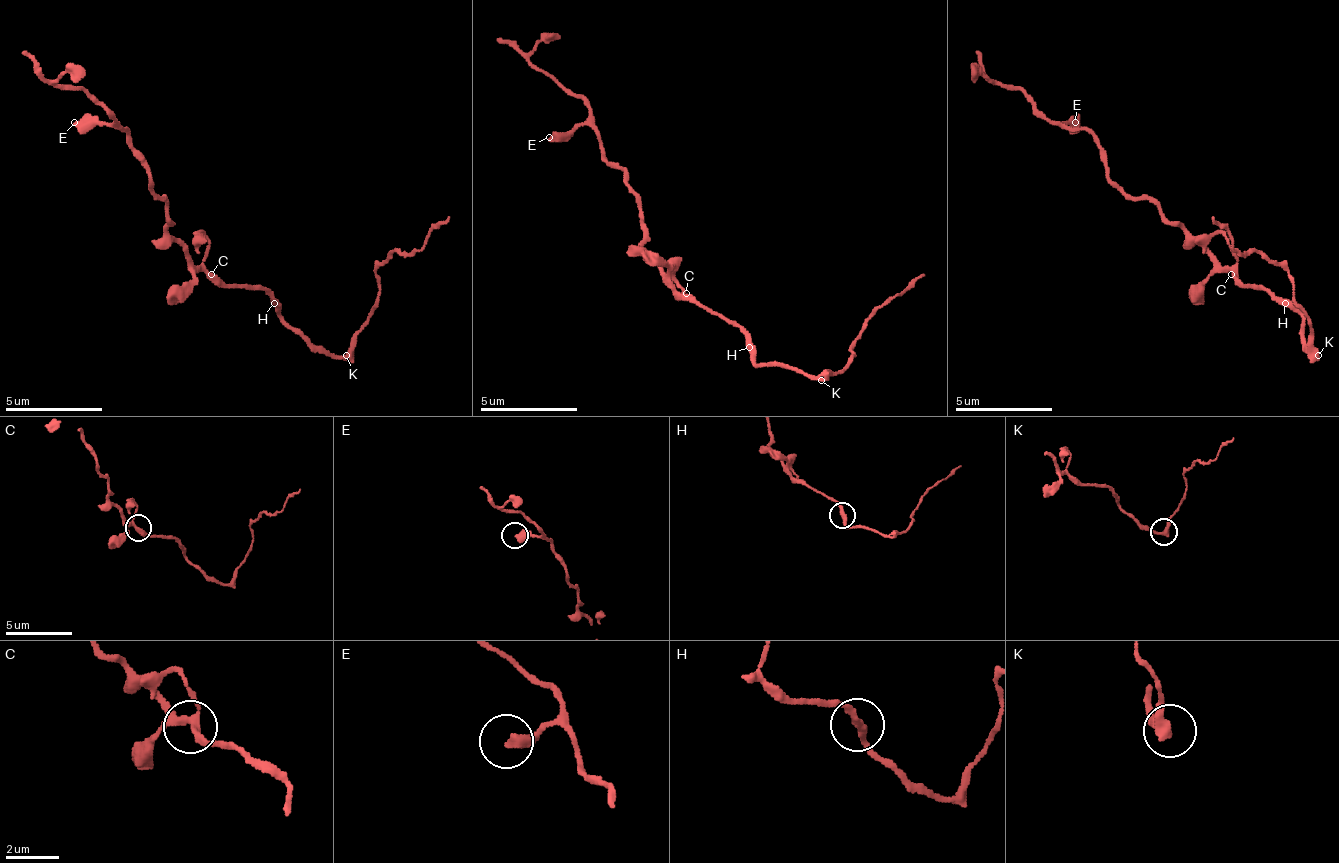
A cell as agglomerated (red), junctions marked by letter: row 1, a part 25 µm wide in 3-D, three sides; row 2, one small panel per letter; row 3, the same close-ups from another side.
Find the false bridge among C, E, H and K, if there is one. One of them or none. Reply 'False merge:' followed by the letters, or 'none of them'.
False merge: K

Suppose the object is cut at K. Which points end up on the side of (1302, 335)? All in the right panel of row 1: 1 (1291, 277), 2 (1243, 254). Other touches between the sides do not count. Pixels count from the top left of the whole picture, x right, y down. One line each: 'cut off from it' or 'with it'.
1: cut off from it
2: cut off from it

